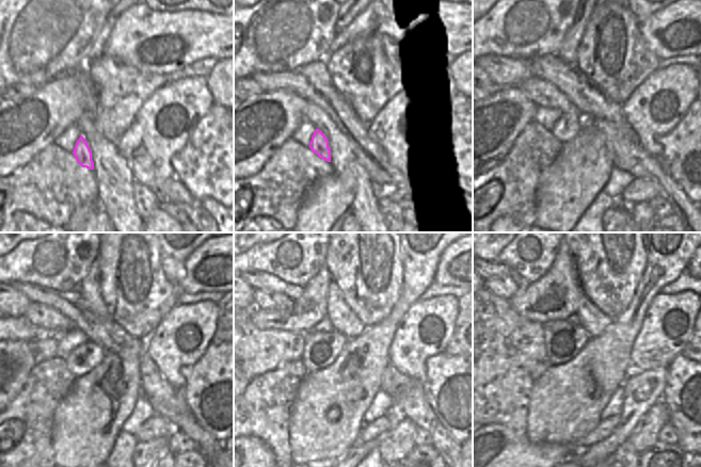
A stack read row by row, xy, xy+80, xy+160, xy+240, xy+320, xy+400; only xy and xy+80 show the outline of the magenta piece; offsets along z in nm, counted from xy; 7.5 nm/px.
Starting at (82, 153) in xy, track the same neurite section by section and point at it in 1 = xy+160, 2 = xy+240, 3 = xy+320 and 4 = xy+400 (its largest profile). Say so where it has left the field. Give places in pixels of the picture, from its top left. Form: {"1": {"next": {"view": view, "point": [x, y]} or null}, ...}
{"1": {"next": {"view": "xy+160", "point": [569, 126]}}, "2": {"next": {"view": "xy+240", "point": [85, 357]}}, "3": {"next": {"view": "xy+320", "point": [321, 349]}}, "4": {"next": {"view": "xy+400", "point": [562, 339]}}}

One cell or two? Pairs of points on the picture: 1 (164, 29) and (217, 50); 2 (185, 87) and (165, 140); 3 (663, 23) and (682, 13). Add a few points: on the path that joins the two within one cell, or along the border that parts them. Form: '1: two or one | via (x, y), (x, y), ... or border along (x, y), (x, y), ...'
1: one | via (177, 31), (184, 35), (202, 35), (204, 37)
2: one | via (171, 101), (164, 103), (155, 114), (154, 127)
3: one | via (667, 23), (678, 17)

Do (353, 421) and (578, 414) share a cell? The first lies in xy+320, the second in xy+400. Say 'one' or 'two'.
one

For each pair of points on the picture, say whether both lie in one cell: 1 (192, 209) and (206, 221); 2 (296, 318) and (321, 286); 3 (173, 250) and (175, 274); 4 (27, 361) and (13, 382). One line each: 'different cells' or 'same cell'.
1: same cell
2: same cell
3: same cell
4: same cell

